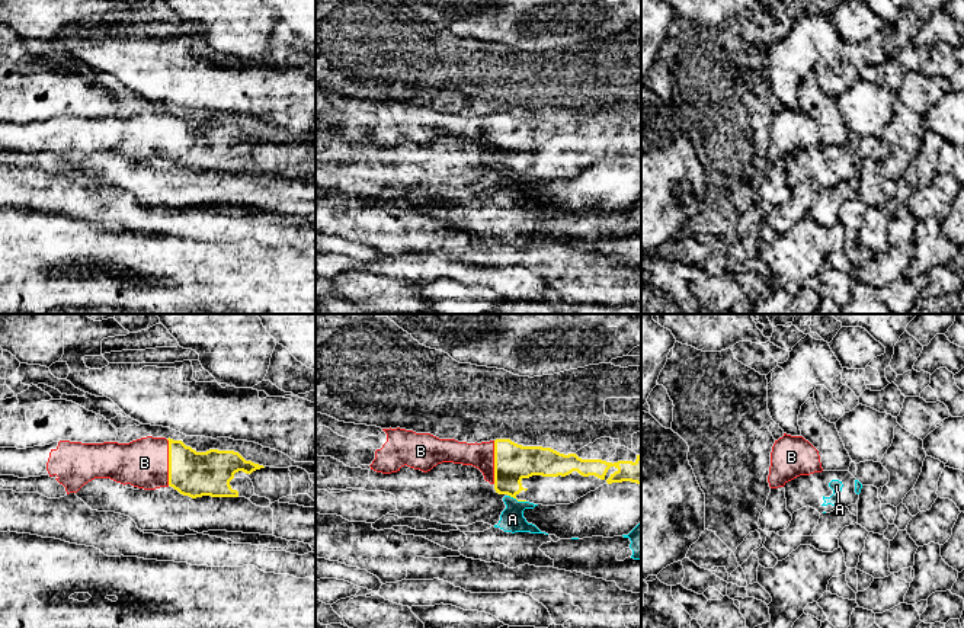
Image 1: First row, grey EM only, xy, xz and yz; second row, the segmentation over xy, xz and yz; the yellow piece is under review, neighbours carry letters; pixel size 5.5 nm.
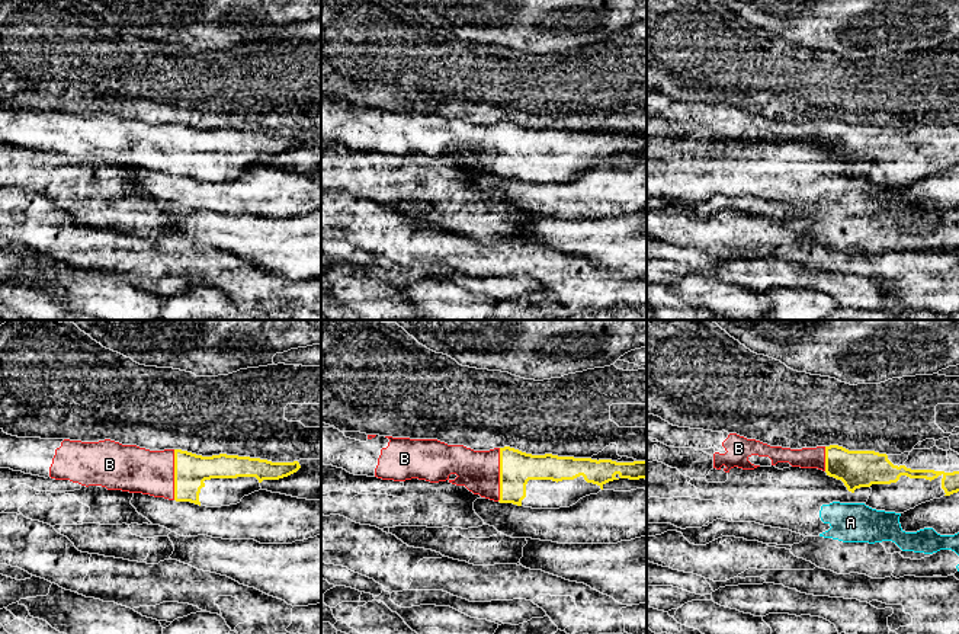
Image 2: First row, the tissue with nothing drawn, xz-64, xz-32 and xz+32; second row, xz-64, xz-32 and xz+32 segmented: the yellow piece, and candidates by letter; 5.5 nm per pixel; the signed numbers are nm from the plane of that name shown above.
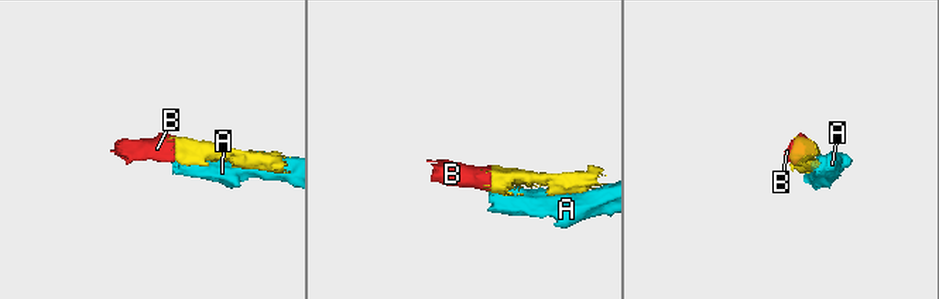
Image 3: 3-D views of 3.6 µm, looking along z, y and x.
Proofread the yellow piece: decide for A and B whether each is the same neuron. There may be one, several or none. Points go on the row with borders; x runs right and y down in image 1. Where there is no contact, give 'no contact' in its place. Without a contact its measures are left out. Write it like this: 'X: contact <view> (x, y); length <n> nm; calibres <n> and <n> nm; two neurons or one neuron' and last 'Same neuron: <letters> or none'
A: contact xz (516, 499); length 110 nm; calibres 200 and 130 nm; two neurons
B: contact xy (169, 463); length 260 nm; calibres 260 and 280 nm; one neuron
Same neuron: B

